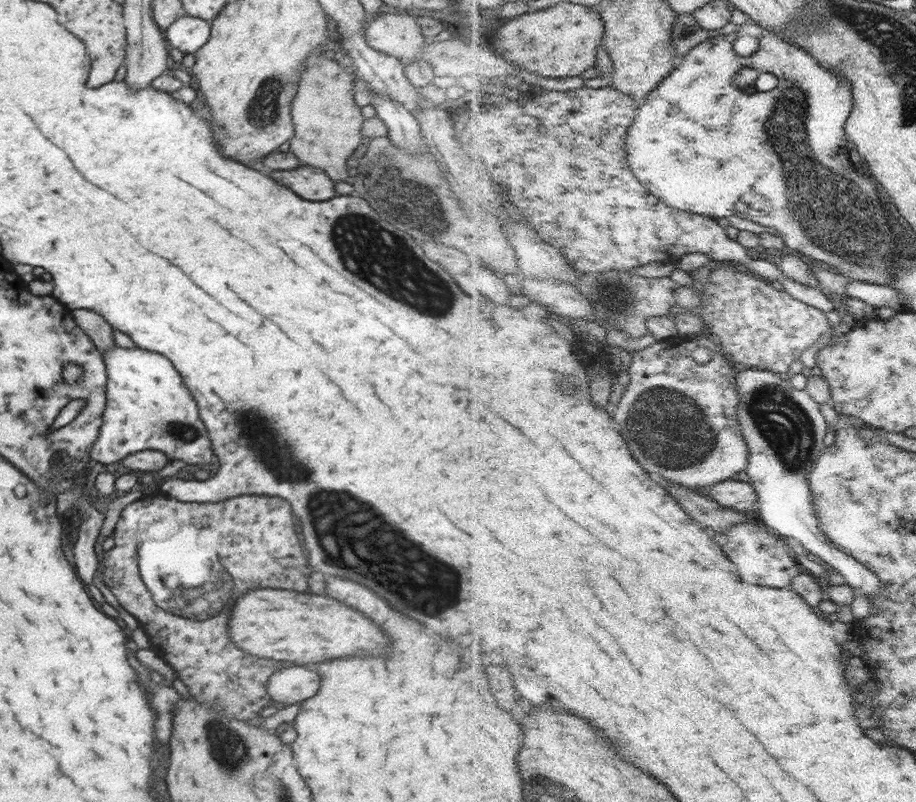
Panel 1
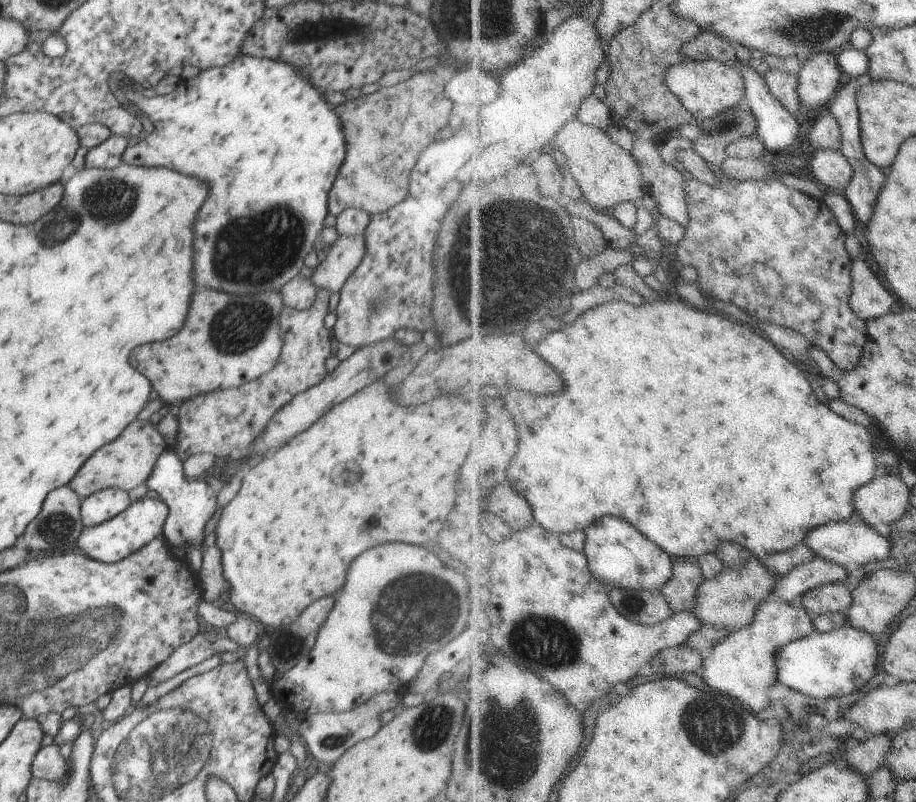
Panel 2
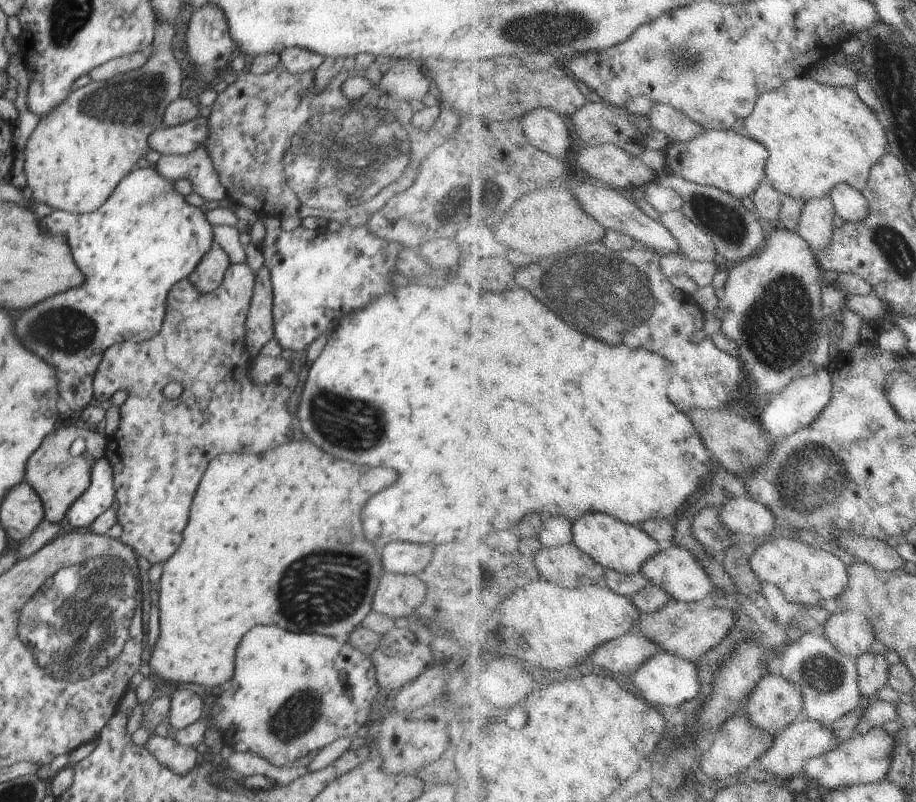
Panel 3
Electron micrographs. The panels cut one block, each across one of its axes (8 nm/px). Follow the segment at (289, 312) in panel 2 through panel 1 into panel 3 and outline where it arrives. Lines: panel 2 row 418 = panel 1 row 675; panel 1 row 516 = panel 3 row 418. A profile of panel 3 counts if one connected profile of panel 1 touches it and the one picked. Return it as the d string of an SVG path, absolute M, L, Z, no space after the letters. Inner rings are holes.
M247 262L240 264L231 263L223 278L222 284L219 284L219 287L212 292L201 293L188 278L179 280L168 293L166 316L164 317L160 332L149 341L141 343L124 341L123 343L106 349L97 371L95 372L93 378L95 401L108 404L110 397L117 390L126 390L128 393L126 400L119 408L120 420L118 430L114 433L114 436L108 440L108 444L106 444L104 451L104 458L108 459L109 463L113 465L116 518L117 522L121 524L123 528L120 539L124 544L129 544L135 550L136 554L140 554L142 558L146 558L152 565L158 562L164 564L178 548L180 548L183 539L183 530L186 528L189 519L191 502L193 501L200 479L211 460L224 454L224 452L264 452L264 450L268 450L268 448L276 448L276 446L288 442L290 436L292 436L292 414L290 414L290 410L288 410L288 400L290 400L292 392L294 392L296 386L298 386L297 370L288 372L288 374L285 375L285 378L288 378L288 384L284 384L284 380L280 378L280 388L274 388L273 383L256 383L249 374L249 370L257 357L254 356L252 358L249 354L246 344L247 330L245 329L254 283L255 273ZM168 382L180 382L180 384L183 385L183 393L178 398L166 399L162 395L162 389Z

